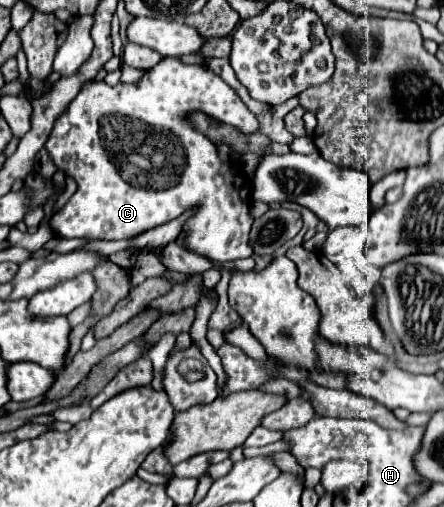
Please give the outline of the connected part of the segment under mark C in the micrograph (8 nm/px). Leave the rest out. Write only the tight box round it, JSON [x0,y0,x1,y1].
[44,58,258,260]

